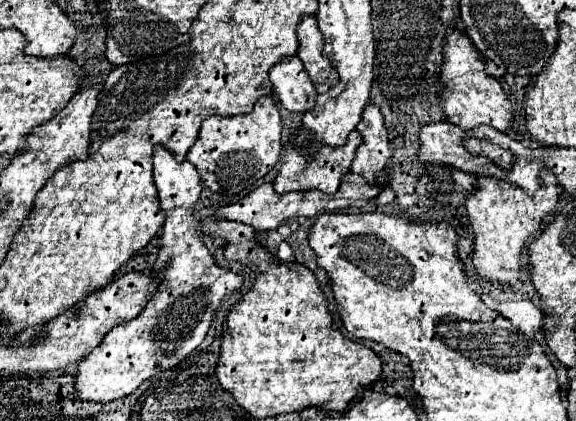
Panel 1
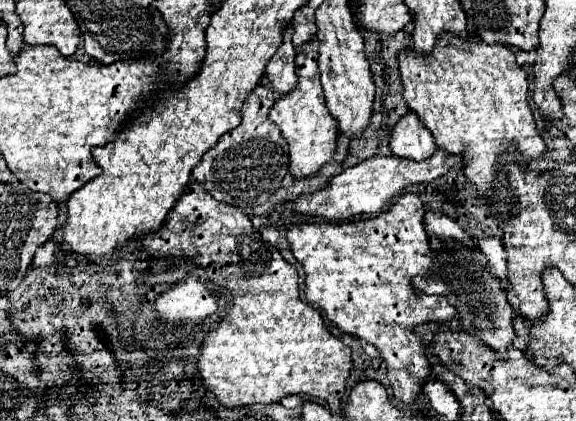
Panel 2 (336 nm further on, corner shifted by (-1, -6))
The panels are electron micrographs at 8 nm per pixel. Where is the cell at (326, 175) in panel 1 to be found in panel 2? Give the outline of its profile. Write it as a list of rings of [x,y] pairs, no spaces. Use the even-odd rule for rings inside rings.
[[[313,36],[309,42],[303,44],[303,48],[297,52],[295,64],[297,64],[297,86],[293,92],[283,94],[273,108],[269,110],[269,120],[275,122],[287,144],[289,144],[289,172],[297,178],[315,174],[321,166],[327,164],[327,160],[335,152],[337,144],[337,122],[333,116],[329,116],[329,110],[325,108],[325,94],[319,82],[319,68],[317,68],[317,36]]]

